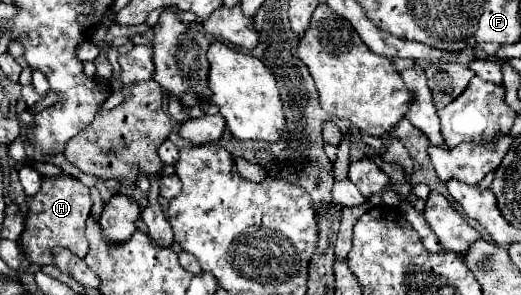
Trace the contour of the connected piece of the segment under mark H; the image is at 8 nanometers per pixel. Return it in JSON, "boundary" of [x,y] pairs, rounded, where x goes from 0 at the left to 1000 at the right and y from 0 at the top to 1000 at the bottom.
{"boundary":[[[109,593],[109,600],[83,600],[79,641],[71,661],[52,668],[52,776],[40,797],[52,837],[52,878],[71,898],[98,898],[98,837],[121,831],[148,871],[167,864],[167,810],[163,810],[163,749],[175,715],[175,661],[171,641],[136,593]]]}

